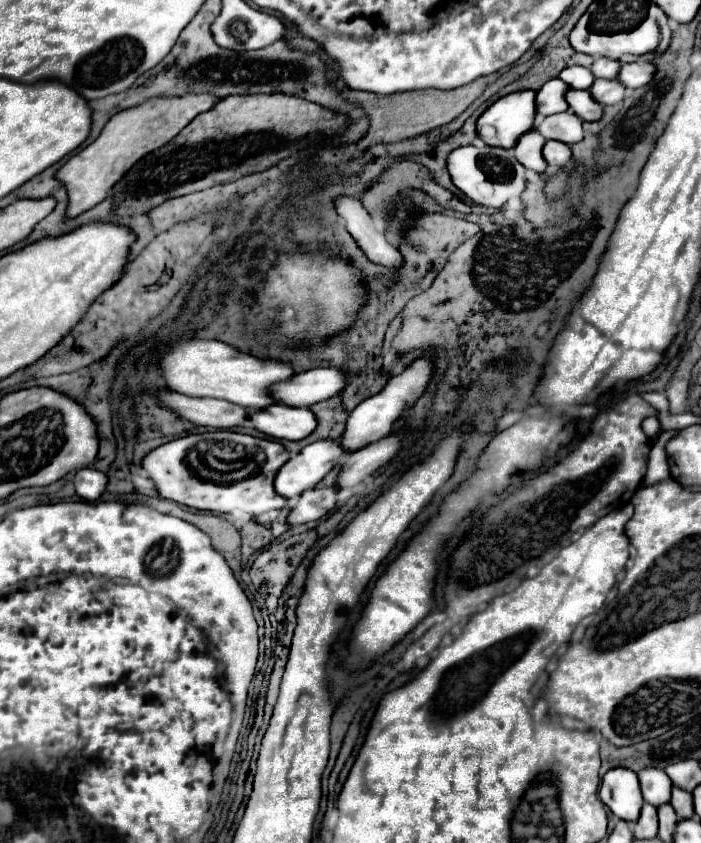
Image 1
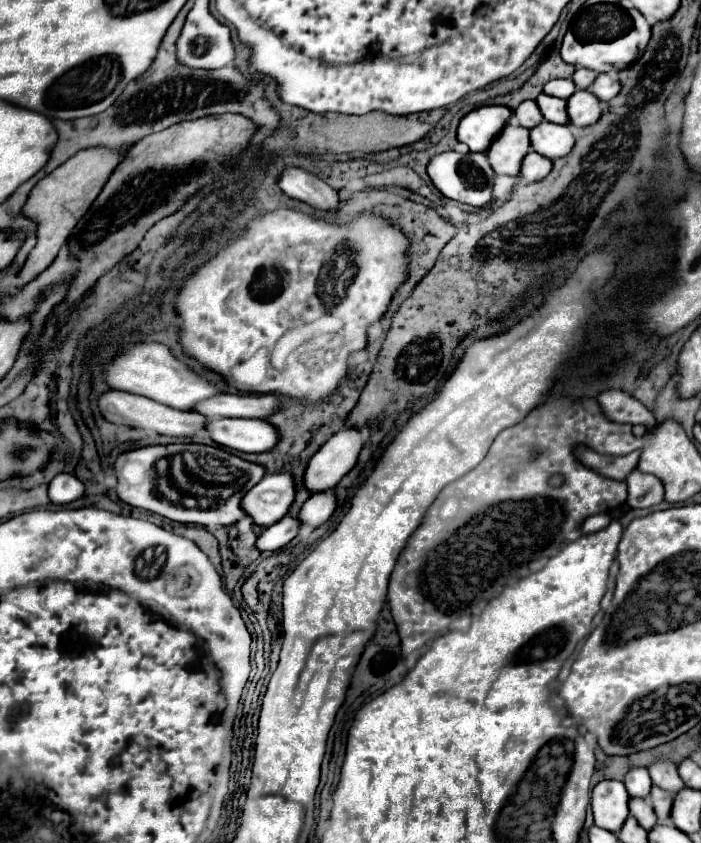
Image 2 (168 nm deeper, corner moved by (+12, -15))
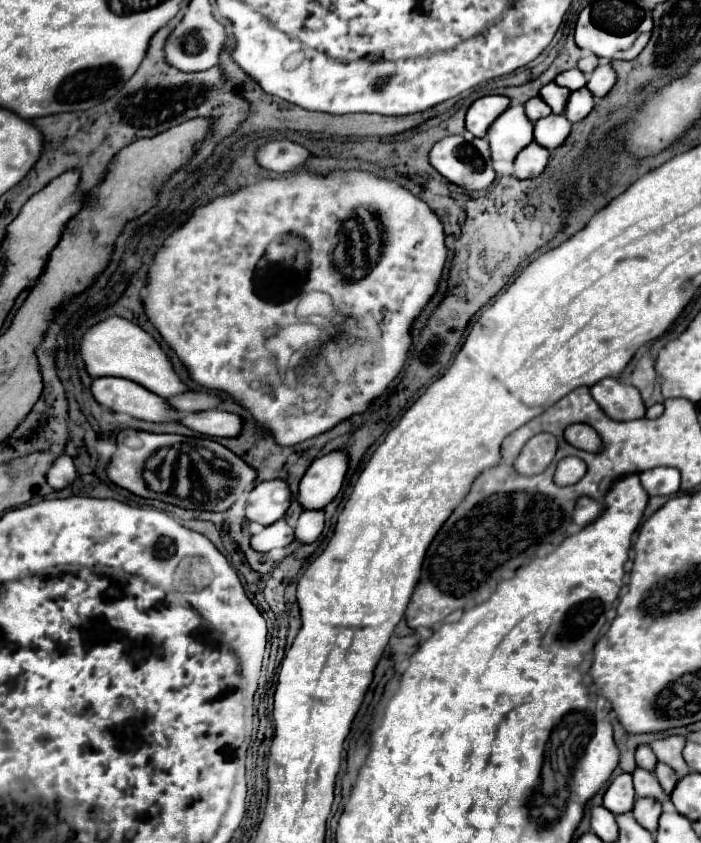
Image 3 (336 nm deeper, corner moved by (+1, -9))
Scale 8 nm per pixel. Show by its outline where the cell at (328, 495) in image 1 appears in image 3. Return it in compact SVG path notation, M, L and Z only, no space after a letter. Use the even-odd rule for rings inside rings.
M281 519L269 527L265 527L261 533L255 533L251 537L251 547L259 553L269 553L275 547L285 547L293 541L293 529Z

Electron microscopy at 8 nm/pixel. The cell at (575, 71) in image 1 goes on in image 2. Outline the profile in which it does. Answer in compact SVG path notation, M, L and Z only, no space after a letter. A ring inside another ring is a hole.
M554 79L544 85L544 93L560 99L570 99L570 95L576 93L576 85L572 83L572 79Z

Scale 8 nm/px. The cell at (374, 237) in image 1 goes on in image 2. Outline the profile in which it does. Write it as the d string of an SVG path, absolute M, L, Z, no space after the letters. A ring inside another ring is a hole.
M286 169L284 175L278 179L278 185L288 197L300 199L318 211L336 213L340 209L338 193L316 175L302 169Z

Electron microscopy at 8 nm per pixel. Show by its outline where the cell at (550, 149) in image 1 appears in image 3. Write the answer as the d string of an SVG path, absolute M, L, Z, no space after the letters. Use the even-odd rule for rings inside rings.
M535 141L529 143L517 157L513 165L513 175L517 179L531 179L543 173L545 165L549 161L549 151L545 147L539 147Z

